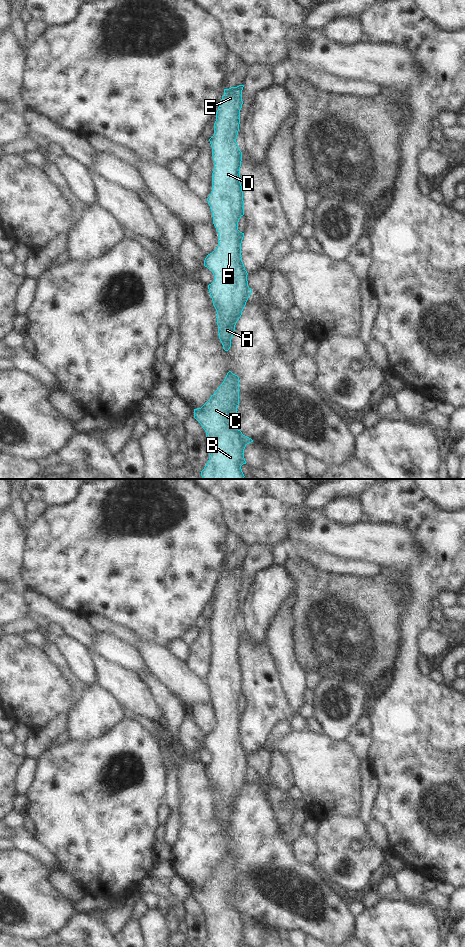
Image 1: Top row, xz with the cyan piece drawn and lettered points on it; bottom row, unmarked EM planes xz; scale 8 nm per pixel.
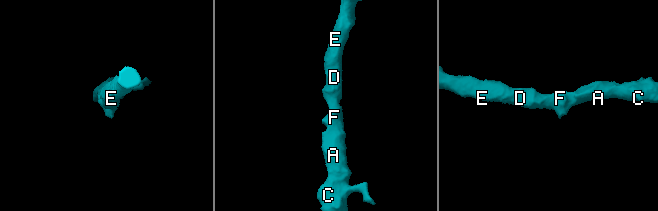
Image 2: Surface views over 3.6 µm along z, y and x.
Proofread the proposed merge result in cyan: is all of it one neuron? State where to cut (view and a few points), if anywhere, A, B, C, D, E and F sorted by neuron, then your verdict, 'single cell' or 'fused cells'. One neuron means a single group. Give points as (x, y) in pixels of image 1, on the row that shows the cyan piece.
cut none; groups A B C D E F; single cell

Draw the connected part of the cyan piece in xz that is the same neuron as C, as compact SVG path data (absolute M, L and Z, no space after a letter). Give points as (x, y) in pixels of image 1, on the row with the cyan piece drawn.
M229 371L218 389L201 407L194 409L194 418L206 432L209 460L201 471L202 479L244 479L241 466L246 464L244 449L253 440L235 427L239 405L239 377Z

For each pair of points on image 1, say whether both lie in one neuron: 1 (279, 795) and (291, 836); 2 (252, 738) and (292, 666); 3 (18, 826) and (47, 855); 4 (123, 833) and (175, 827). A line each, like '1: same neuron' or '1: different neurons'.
1: same neuron
2: different neurons
3: same neuron
4: different neurons

